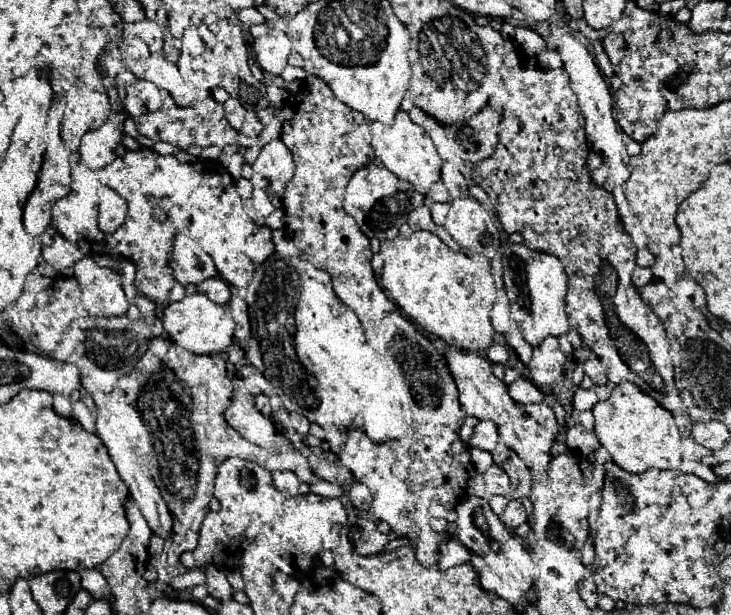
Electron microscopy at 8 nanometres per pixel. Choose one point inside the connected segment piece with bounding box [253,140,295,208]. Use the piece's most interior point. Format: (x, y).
(274, 163)

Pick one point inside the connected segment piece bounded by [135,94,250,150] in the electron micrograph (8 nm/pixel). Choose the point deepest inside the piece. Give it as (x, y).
(203, 124)

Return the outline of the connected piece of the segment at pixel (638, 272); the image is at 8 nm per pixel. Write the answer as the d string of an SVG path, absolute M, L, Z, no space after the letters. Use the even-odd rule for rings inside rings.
M637 266L635 272L633 272L633 276L631 276L631 284L633 284L635 288L641 288L643 284L647 284L647 282L651 282L651 280L653 280L651 268L641 268L641 266Z

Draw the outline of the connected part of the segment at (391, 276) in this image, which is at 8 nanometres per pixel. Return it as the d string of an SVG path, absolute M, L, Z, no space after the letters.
M415 230L409 238L395 236L391 240L381 240L379 258L383 262L381 284L409 320L451 344L455 350L485 351L493 344L495 331L491 324L491 304L495 302L495 286L493 276L485 268L477 266L463 252L447 248L435 232L427 230Z

